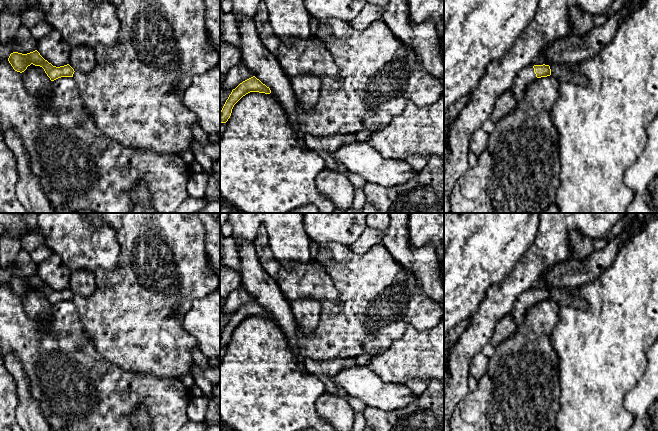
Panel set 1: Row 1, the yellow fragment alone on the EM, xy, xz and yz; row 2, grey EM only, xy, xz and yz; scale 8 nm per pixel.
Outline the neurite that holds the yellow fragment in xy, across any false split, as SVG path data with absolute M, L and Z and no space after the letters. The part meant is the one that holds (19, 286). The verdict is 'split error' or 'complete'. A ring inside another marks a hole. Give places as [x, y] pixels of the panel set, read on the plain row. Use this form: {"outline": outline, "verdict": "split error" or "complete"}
{"outline": "M37 274L27 278L13 276L10 278L8 285L13 293L20 297L24 296L31 288L40 290L44 293L51 305L61 301L73 301L75 296L69 288L60 291L53 290Z", "verdict": "complete"}

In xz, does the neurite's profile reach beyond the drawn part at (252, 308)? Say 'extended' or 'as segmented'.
as segmented

